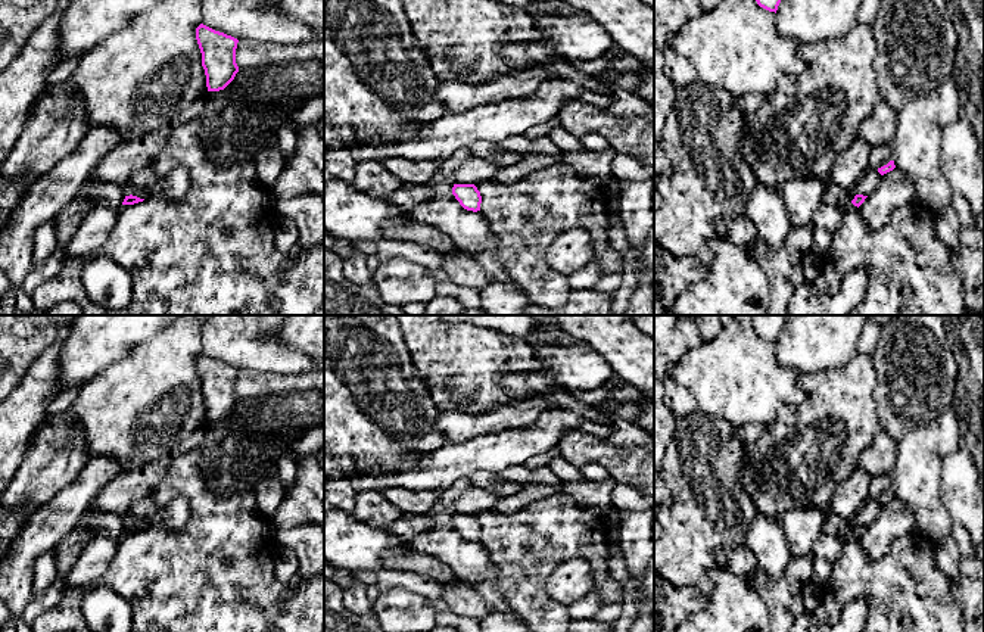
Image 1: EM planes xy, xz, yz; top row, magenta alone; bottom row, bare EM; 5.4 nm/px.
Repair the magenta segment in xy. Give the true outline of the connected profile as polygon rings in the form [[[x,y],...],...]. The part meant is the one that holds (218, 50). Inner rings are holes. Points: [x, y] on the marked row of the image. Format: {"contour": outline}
{"contour": [[[203,24],[196,28],[208,91],[224,90],[239,72],[236,49],[239,40]]]}

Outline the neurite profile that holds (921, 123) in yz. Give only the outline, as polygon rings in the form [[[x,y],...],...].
[[[950,78],[899,110],[888,144],[896,168],[913,180],[919,203],[934,214],[952,202],[953,192],[940,168],[940,144],[944,130],[959,118],[959,112],[959,91]]]

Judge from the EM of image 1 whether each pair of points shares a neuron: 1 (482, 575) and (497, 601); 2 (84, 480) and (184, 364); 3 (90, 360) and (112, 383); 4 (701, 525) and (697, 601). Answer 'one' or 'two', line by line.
1: one
2: two
3: two
4: two

